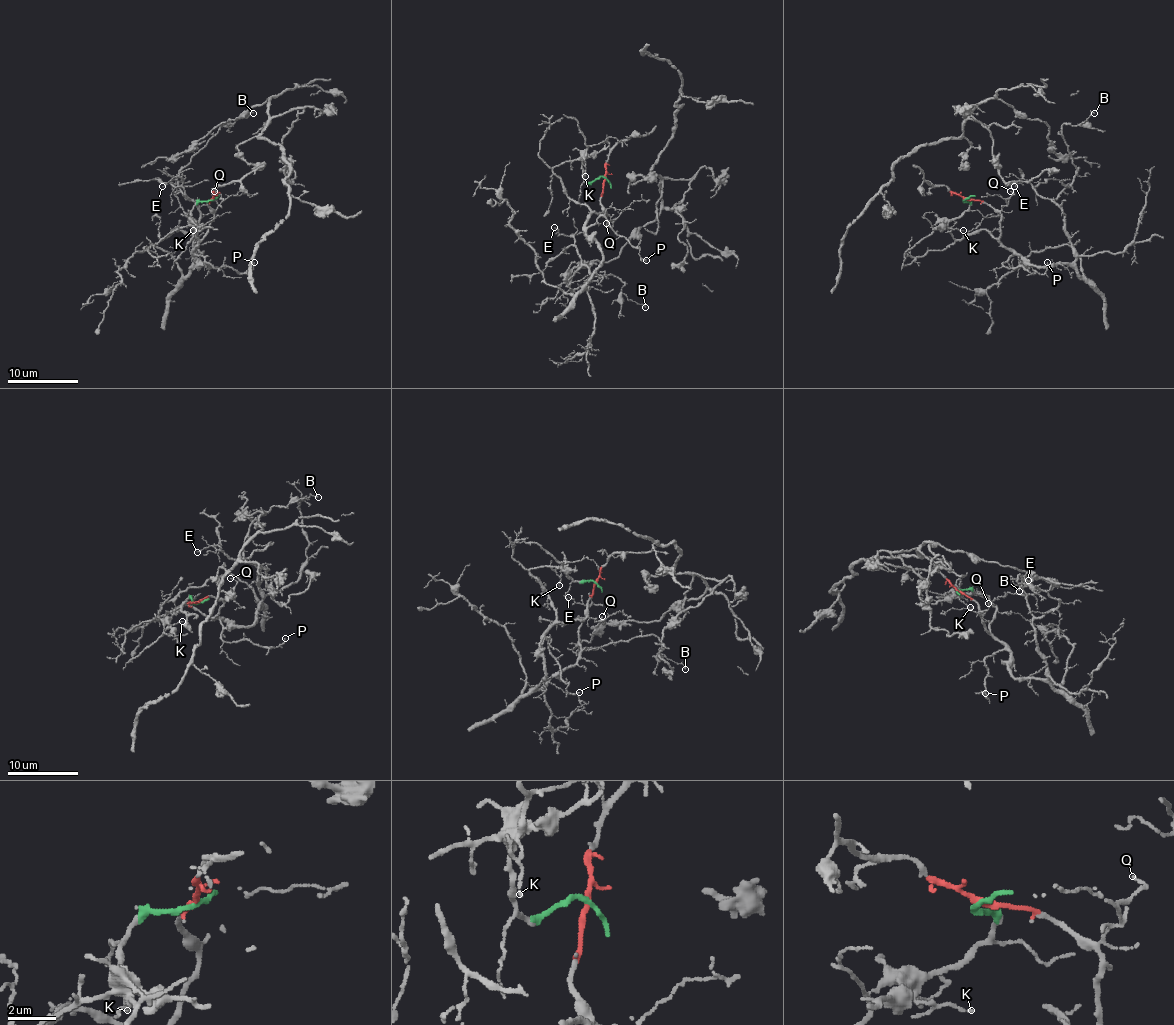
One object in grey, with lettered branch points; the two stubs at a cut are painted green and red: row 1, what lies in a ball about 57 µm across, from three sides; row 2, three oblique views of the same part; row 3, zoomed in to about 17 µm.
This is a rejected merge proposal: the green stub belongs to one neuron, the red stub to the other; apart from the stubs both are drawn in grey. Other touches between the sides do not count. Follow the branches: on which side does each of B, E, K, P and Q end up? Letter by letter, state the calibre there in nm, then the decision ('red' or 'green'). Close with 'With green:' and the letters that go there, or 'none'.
B: 100 nm thick; red
E: 110 nm thick; red
K: 120 nm thick; green
P: 120 nm thick; red
Q: 110 nm thick; red
With green: K

